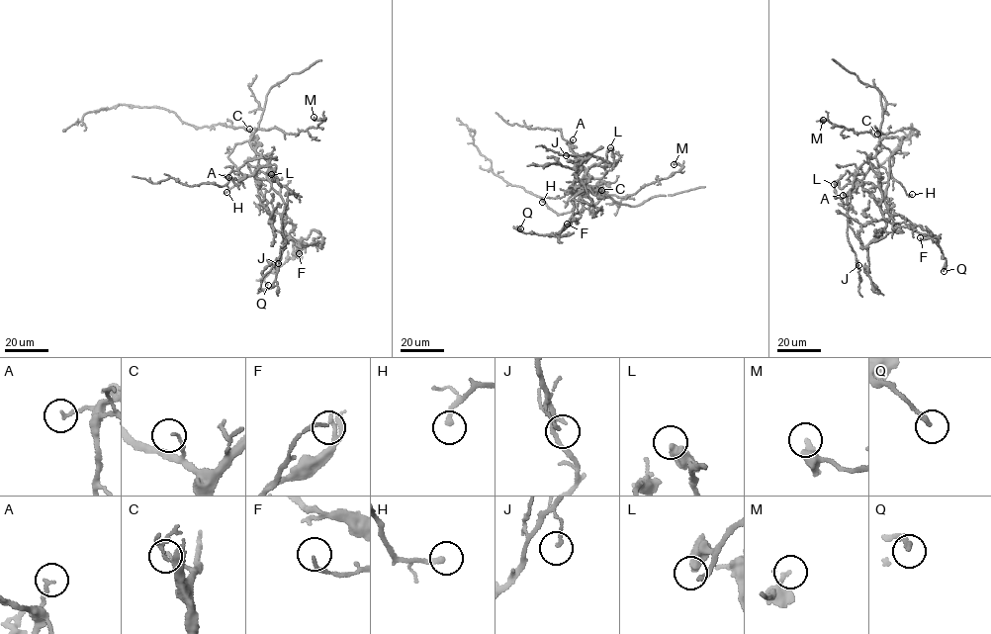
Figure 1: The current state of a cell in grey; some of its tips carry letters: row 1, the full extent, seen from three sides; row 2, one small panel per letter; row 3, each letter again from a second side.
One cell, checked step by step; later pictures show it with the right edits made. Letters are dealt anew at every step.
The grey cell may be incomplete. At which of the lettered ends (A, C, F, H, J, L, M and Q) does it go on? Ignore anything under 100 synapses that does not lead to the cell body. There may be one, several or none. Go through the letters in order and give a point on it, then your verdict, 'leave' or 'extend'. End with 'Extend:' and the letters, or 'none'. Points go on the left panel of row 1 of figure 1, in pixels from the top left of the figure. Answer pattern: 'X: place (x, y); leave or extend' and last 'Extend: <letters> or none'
A: place (228, 177); leave
C: place (249, 129); leave
F: place (299, 253); leave
H: place (226, 192); leave
J: place (278, 263); leave
L: place (271, 174); leave
M: place (314, 117); leave
Q: place (268, 285); leave
Extend: none

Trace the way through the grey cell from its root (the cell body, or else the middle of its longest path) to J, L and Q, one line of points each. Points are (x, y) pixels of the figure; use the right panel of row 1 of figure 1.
J: (879, 135), (880, 148), (858, 168), (847, 199), (847, 236), (858, 265)
L: (879, 135), (880, 148), (867, 160), (869, 166), (858, 185), (864, 182), (847, 170), (834, 184)
Q: (879, 135), (880, 148), (867, 159), (878, 175), (883, 218), (937, 238), (945, 261), (944, 271)

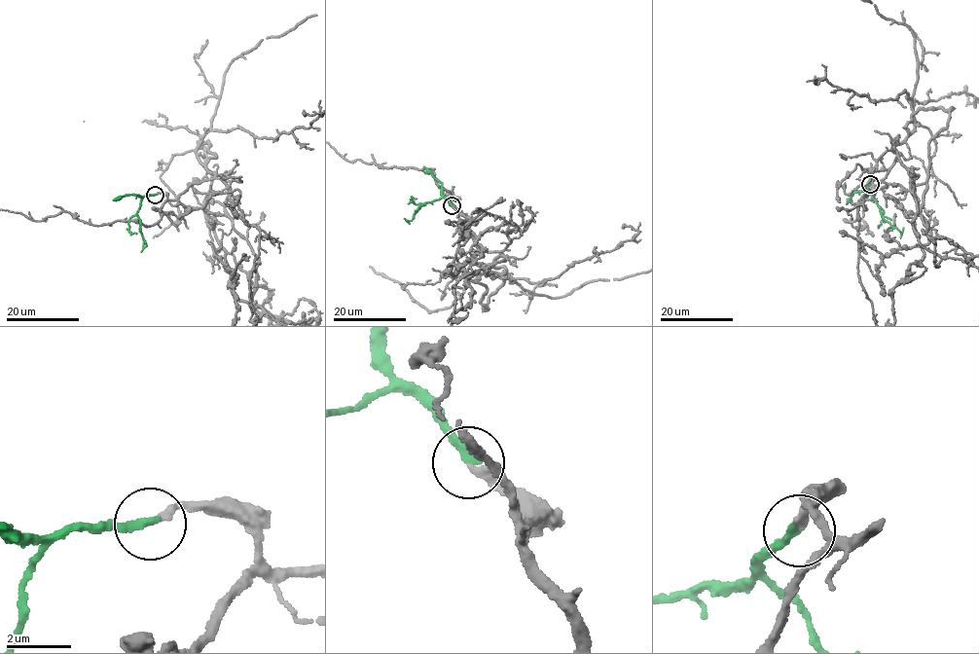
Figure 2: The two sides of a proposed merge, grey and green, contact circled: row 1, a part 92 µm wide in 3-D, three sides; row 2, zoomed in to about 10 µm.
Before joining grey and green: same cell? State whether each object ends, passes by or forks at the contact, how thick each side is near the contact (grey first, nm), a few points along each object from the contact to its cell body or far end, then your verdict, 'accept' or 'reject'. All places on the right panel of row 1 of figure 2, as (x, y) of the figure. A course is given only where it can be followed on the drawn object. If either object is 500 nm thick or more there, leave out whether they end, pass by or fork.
grey ends; green ends; calibres 220 and 280 nm; course grey (870, 184), (913, 129), (915, 101), (963, 91), (973, 104), (967, 87), (903, 175); course green (870, 184), (866, 189), (883, 218), (901, 233), (903, 228); accept

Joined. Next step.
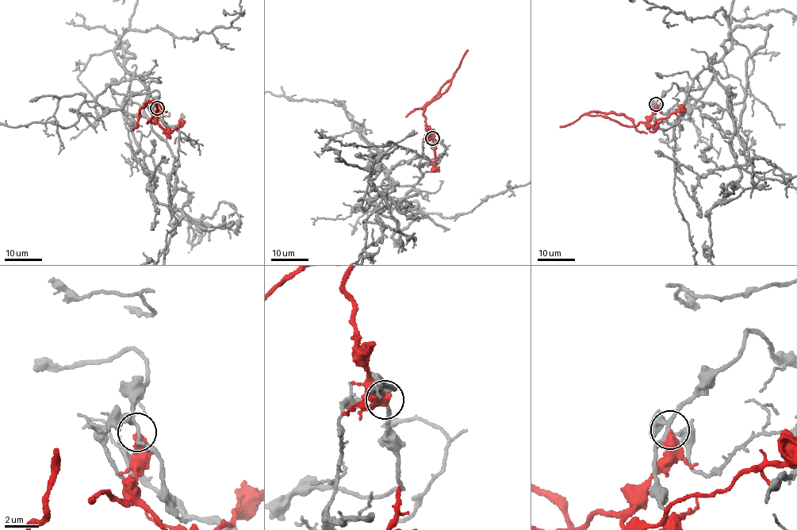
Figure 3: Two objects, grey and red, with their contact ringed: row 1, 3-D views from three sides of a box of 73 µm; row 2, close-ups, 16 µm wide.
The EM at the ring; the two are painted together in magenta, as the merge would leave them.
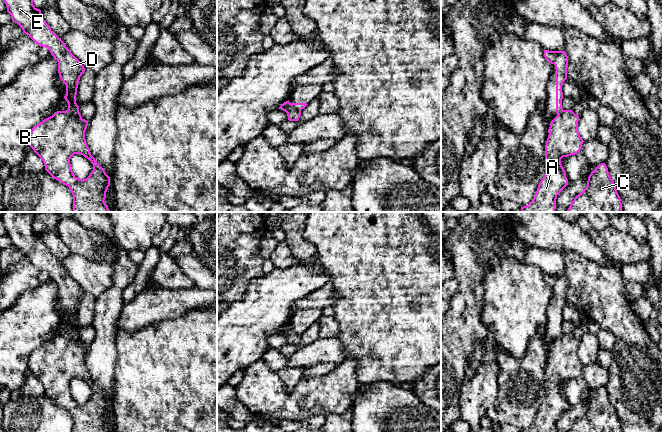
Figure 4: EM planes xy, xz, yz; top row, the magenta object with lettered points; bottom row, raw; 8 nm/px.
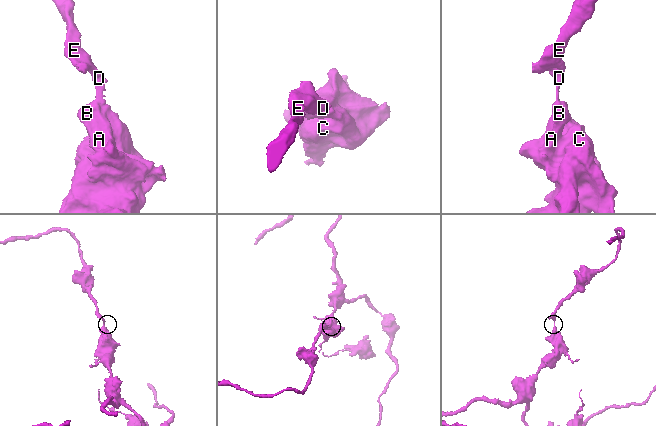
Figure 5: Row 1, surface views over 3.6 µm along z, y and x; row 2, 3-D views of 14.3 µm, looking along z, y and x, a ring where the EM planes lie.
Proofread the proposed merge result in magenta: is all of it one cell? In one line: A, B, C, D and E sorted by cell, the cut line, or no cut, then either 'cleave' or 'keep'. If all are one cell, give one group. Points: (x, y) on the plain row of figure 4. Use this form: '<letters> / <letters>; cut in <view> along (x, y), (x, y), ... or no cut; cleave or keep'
A B C / D E; cut in xy along (67, 334), (81, 343); cleave

